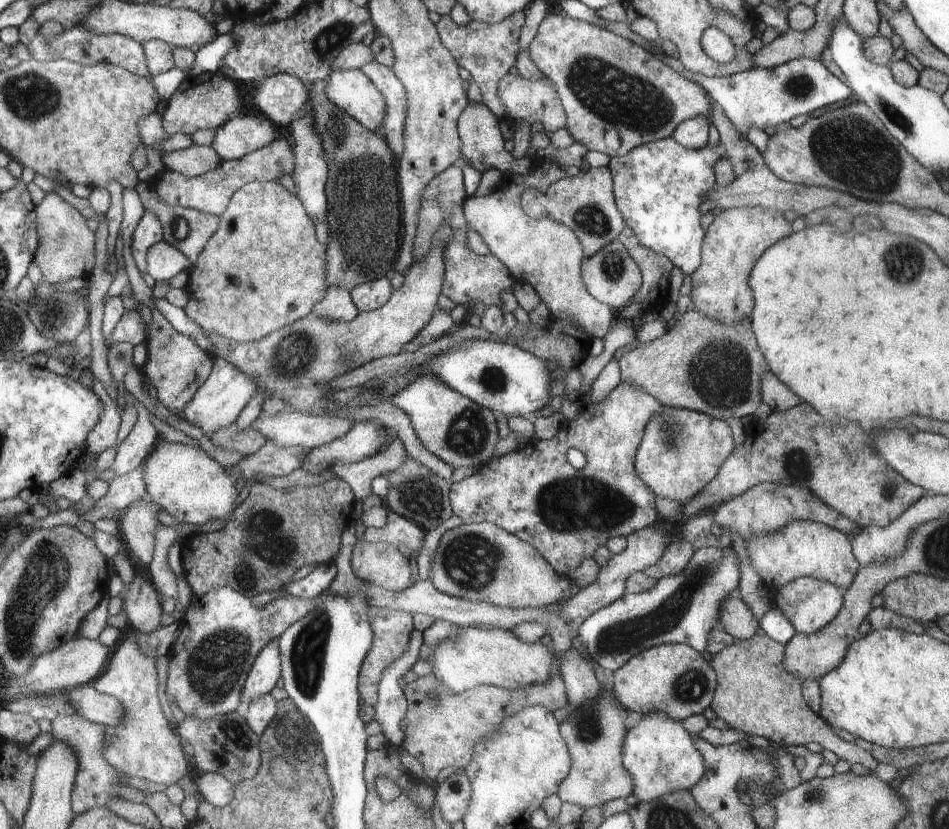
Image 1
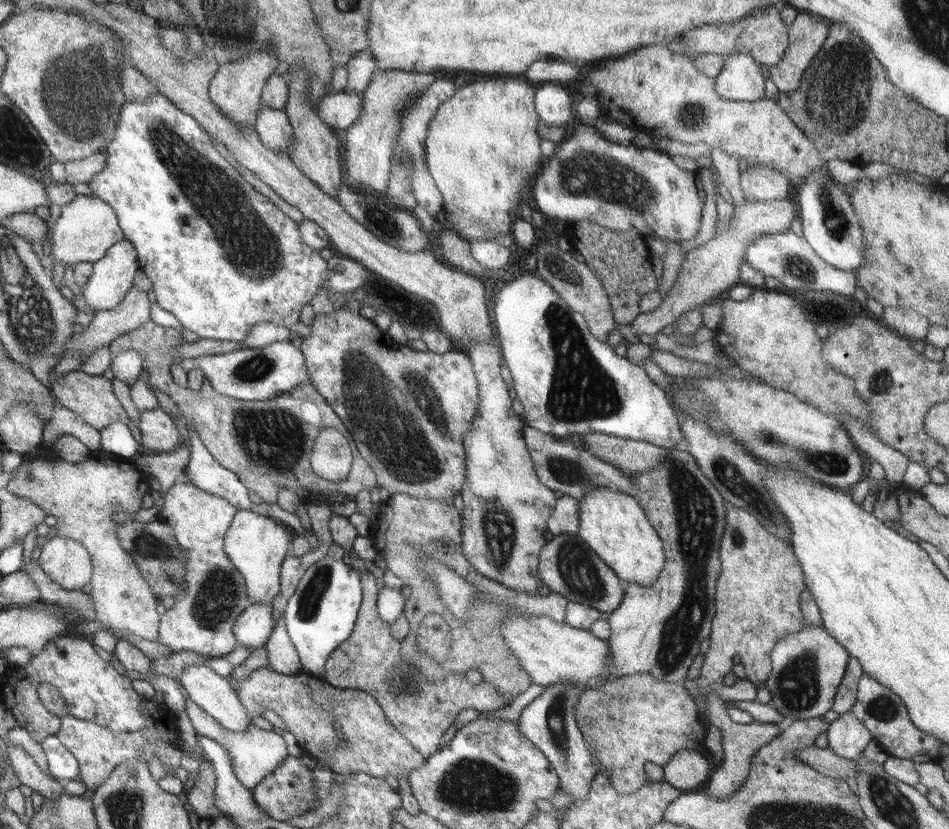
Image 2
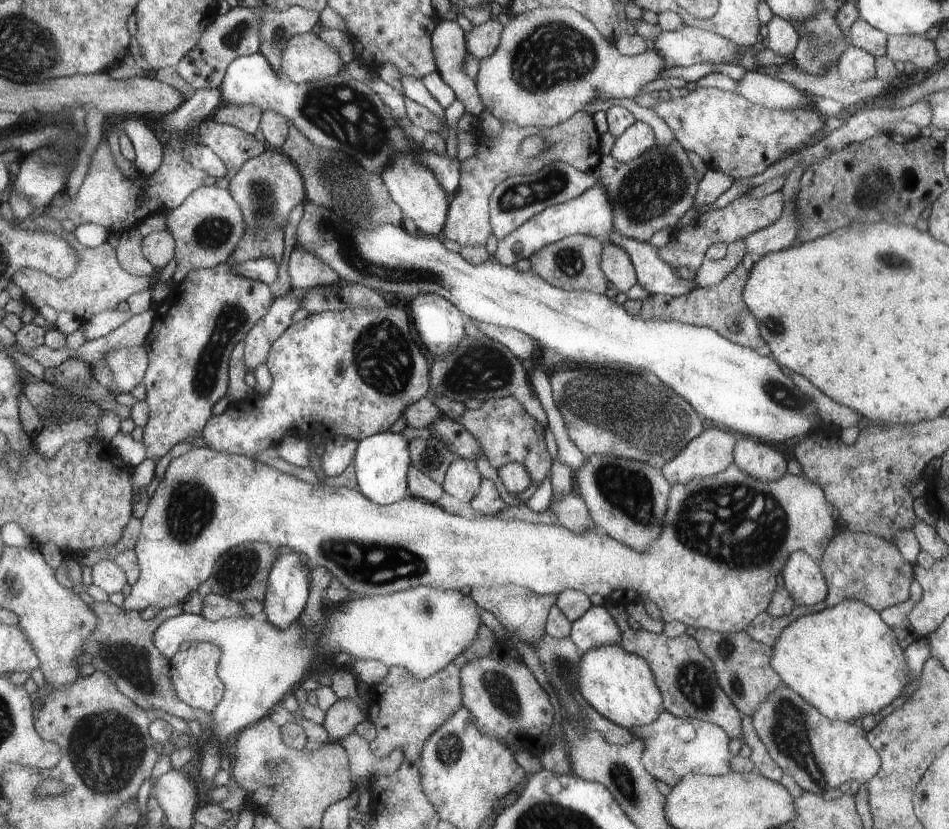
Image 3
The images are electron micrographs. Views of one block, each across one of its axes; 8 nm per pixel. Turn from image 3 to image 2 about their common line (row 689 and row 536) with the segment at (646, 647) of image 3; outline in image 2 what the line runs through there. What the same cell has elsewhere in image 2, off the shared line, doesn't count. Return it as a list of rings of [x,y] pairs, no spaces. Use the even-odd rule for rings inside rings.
[[[669,446],[665,450],[667,458],[659,466],[645,472],[631,472],[627,476],[633,484],[631,496],[637,500],[639,508],[653,524],[659,540],[663,542],[665,562],[653,584],[637,584],[635,580],[625,584],[621,604],[607,618],[609,638],[605,640],[605,670],[601,676],[589,680],[589,688],[635,674],[649,674],[655,680],[667,684],[683,682],[689,664],[699,654],[701,642],[709,640],[711,634],[711,620],[715,616],[715,584],[721,574],[719,540],[725,526],[723,500],[689,452],[677,450],[675,446]]]

